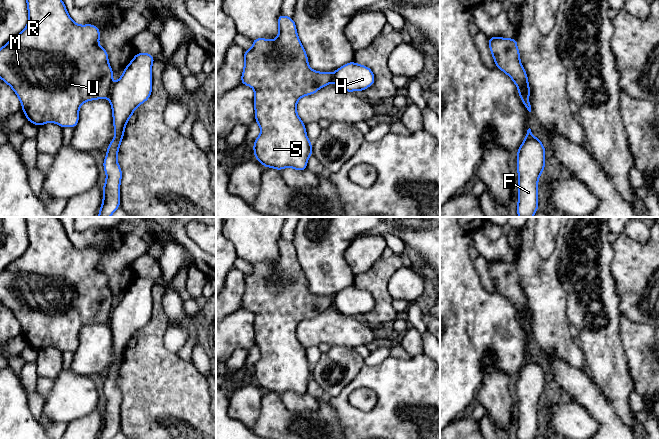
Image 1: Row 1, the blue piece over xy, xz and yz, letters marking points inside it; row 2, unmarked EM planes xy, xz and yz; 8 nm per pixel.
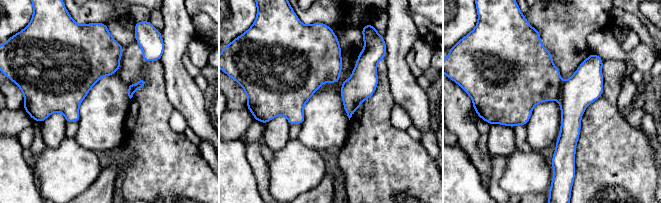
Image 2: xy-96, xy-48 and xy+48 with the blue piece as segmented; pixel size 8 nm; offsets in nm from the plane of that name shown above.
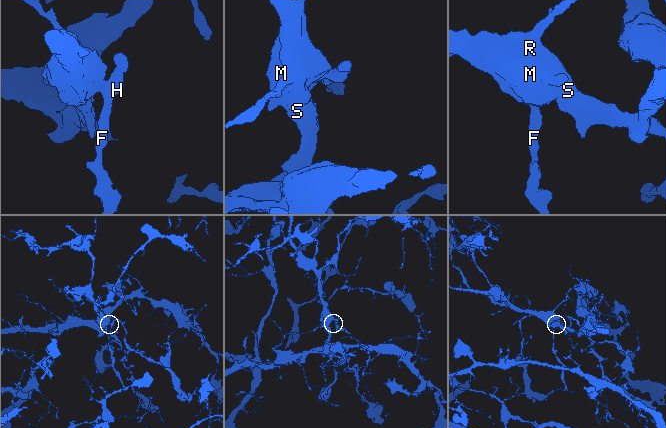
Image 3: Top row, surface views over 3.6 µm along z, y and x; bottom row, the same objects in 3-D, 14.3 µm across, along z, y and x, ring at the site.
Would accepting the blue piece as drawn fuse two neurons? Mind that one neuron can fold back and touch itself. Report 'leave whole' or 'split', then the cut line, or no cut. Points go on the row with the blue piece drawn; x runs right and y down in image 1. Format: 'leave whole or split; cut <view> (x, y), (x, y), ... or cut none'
split; cut xy (112, 84), (108, 97)

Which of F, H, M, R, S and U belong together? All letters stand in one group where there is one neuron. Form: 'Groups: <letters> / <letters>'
Groups: F H / M R S U

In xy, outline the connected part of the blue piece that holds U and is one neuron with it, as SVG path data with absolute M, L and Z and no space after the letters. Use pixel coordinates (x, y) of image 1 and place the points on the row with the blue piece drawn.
M26 0L29 15L29 21L23 31L10 39L2 48L0 48L0 78L7 83L17 94L27 121L41 126L53 122L61 128L75 128L79 121L80 106L90 100L109 98L112 86L113 70L108 62L107 51L98 44L100 39L100 30L93 24L78 25L69 16L65 4L62 0Z

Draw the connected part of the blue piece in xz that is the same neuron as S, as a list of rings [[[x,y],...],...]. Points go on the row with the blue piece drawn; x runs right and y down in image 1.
[[[281,14],[278,16],[278,25],[279,32],[275,40],[253,39],[253,47],[244,50],[241,84],[252,87],[255,92],[255,122],[260,126],[261,133],[253,145],[254,157],[264,167],[279,171],[291,167],[304,171],[313,154],[312,143],[307,137],[305,124],[297,114],[297,102],[333,82],[333,73],[317,72],[309,67],[293,18]]]

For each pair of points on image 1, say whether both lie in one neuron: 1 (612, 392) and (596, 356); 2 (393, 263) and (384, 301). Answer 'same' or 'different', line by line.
1: same
2: same

